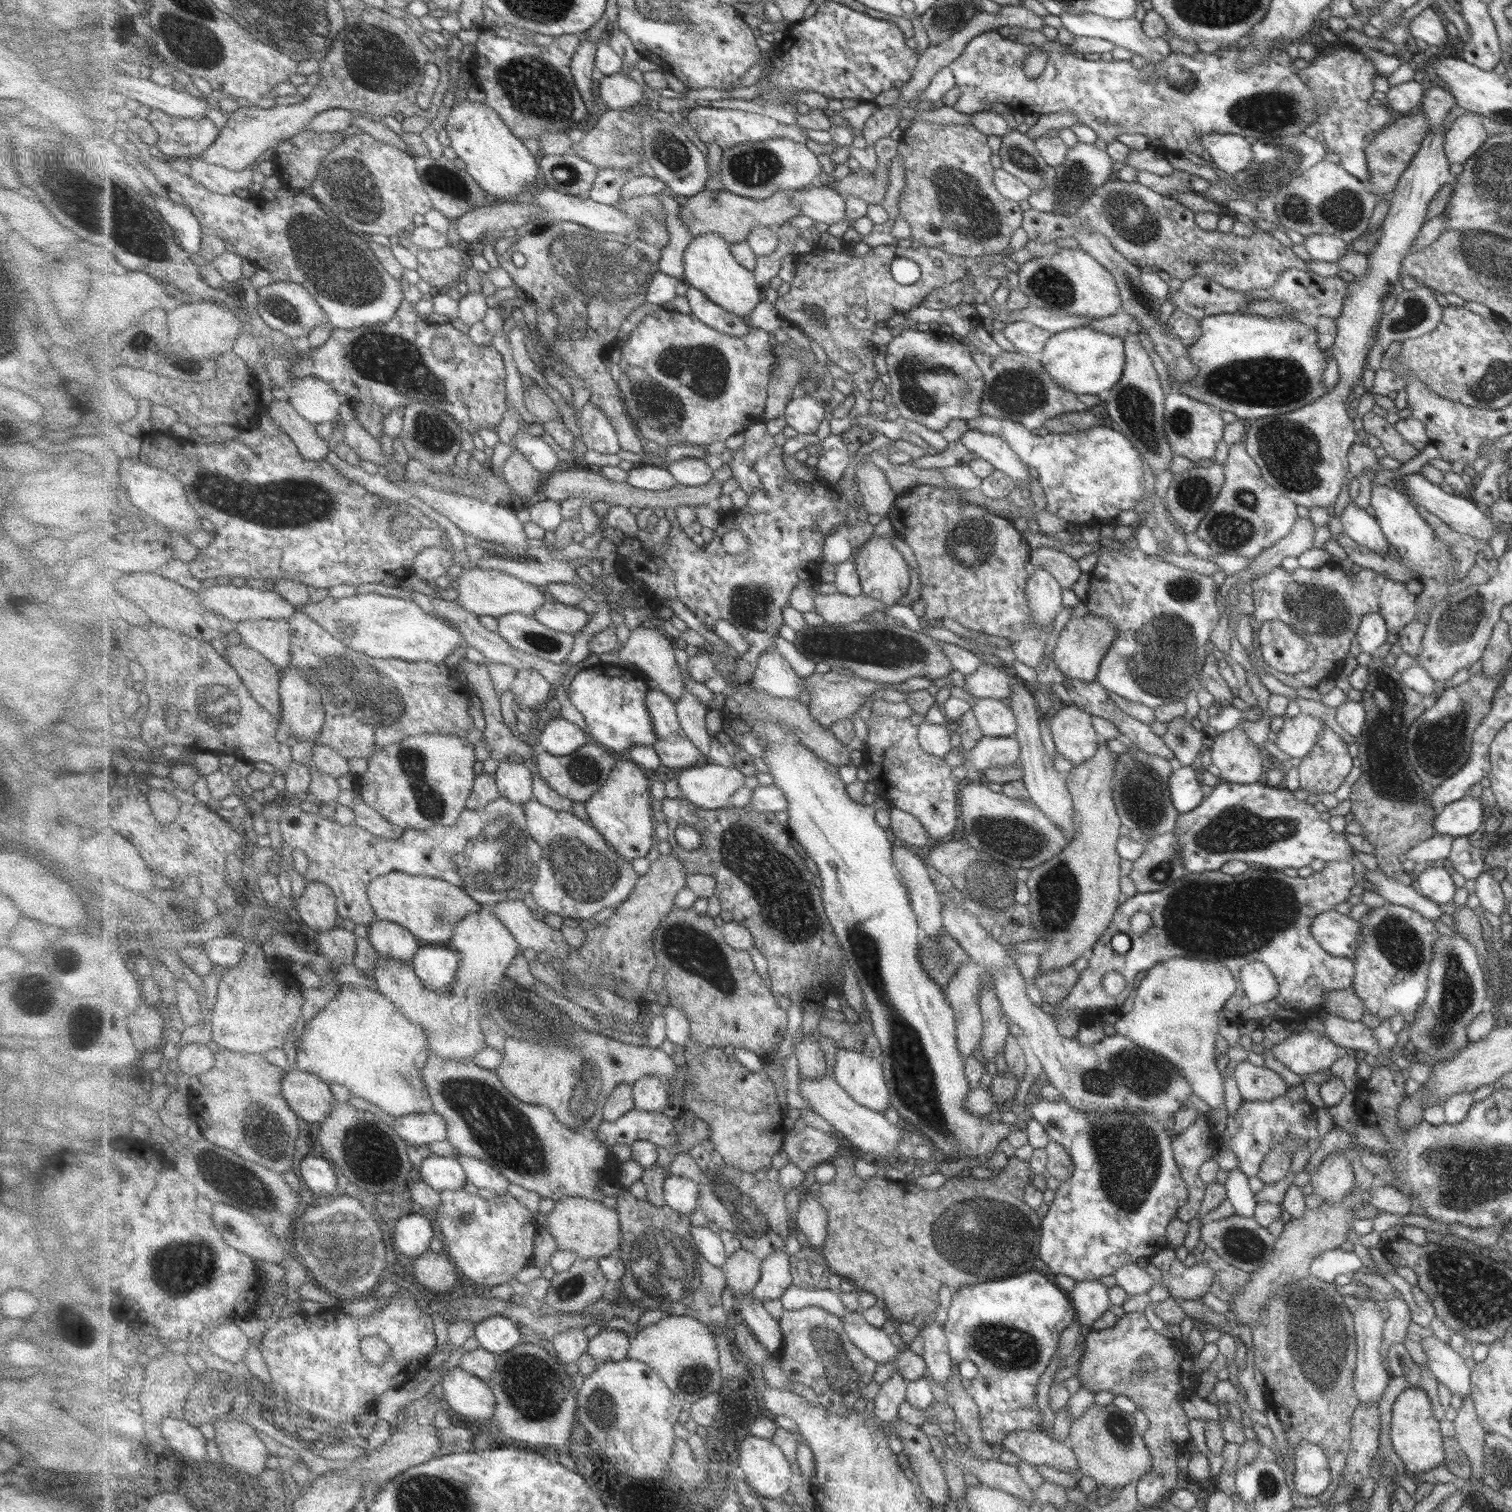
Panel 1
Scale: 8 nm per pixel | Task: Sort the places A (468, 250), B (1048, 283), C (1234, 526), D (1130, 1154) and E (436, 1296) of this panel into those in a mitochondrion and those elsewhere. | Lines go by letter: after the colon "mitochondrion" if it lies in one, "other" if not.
A: other
B: mitochondrion
C: mitochondrion
D: mitochondrion
E: other

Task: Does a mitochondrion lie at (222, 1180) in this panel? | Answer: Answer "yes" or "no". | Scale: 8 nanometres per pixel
yes

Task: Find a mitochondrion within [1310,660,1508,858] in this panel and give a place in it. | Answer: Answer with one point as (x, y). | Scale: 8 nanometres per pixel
(1438, 748)

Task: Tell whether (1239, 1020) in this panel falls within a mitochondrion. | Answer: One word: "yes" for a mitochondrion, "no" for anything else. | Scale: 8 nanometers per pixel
no

